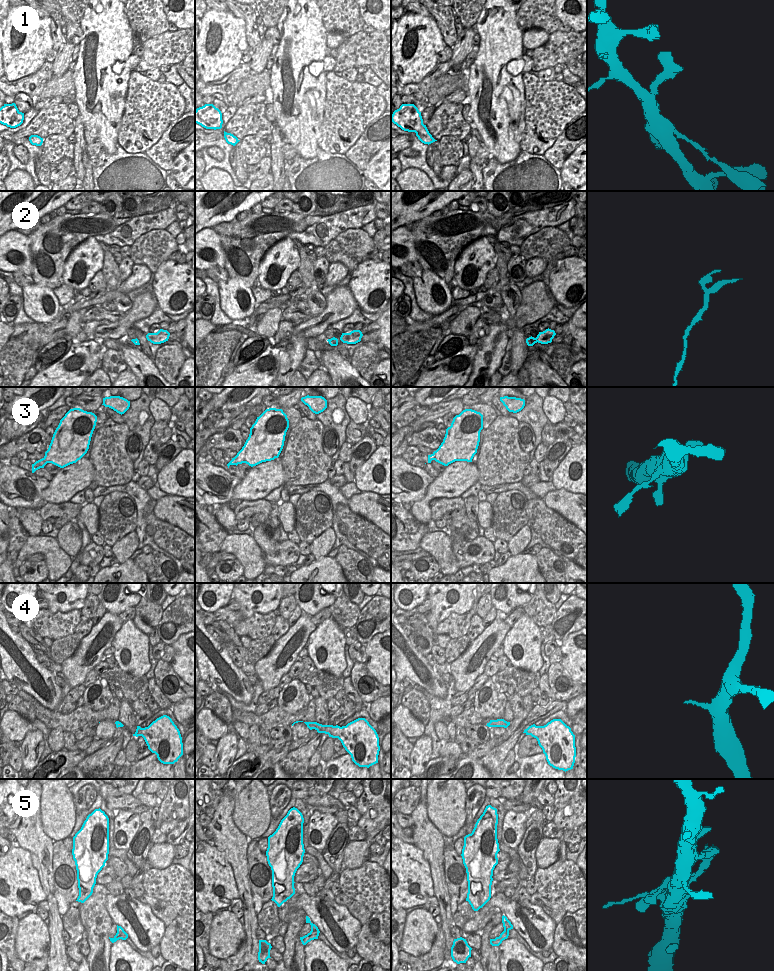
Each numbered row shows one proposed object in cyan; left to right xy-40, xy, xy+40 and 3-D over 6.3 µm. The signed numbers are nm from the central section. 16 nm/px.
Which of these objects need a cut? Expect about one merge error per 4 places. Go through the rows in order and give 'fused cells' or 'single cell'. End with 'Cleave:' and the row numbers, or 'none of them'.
1: single cell
2: single cell
3: single cell
4: single cell
5: fused cells
Cleave: 5

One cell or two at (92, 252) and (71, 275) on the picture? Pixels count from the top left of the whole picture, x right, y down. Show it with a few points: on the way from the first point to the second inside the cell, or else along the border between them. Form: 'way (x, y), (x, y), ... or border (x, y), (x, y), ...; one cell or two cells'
way (85, 259), (82, 262), (76, 262), (72, 268); one cell

